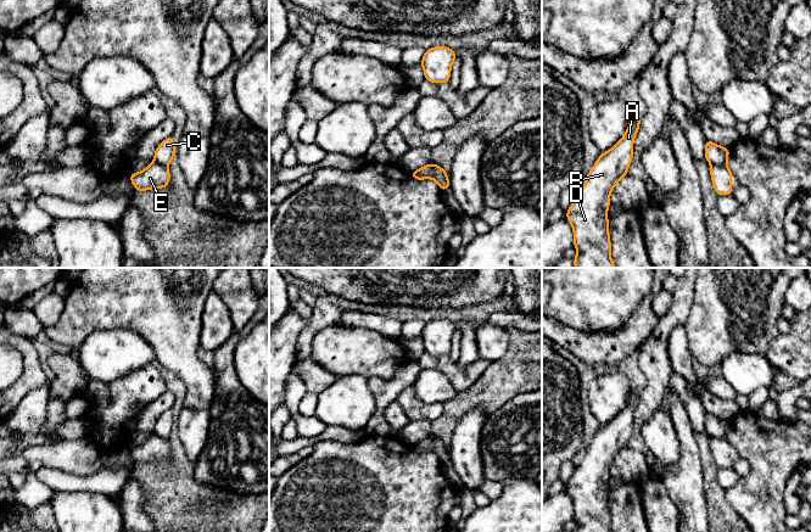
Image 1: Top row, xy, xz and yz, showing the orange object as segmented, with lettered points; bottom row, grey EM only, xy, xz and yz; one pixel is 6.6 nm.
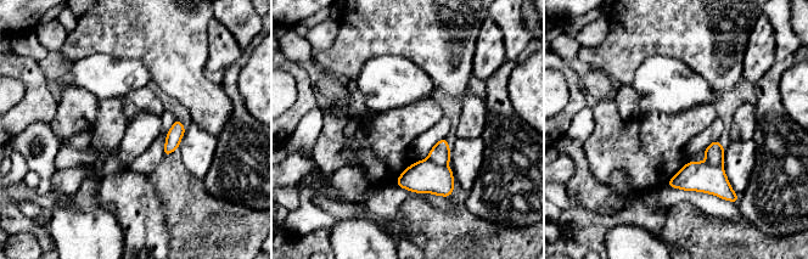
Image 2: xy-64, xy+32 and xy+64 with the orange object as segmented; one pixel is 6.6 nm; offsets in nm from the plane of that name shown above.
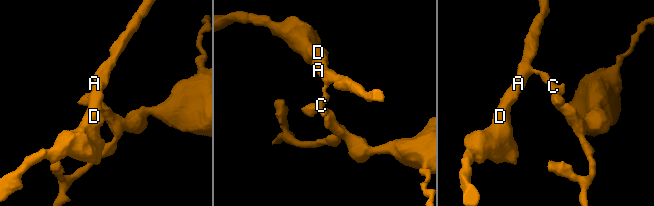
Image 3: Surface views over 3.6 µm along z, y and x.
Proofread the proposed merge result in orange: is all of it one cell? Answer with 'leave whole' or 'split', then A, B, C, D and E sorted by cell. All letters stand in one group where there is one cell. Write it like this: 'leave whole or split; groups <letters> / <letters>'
split; groups A B C D / E

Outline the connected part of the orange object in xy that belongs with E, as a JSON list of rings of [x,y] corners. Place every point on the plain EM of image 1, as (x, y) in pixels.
[[[152,435],[145,442],[129,447],[135,463],[145,464],[151,461],[163,461],[169,458],[170,446],[167,439]]]

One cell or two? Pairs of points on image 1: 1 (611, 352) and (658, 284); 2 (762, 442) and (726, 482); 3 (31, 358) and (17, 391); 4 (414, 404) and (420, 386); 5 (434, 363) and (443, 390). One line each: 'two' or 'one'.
1: one
2: two
3: one
4: two
5: two

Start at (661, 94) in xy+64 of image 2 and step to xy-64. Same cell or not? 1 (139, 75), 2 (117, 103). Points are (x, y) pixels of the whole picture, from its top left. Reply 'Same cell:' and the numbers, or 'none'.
Same cell: 1

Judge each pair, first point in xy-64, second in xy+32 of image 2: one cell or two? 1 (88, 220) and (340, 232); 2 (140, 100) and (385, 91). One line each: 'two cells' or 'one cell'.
1: one cell
2: two cells

